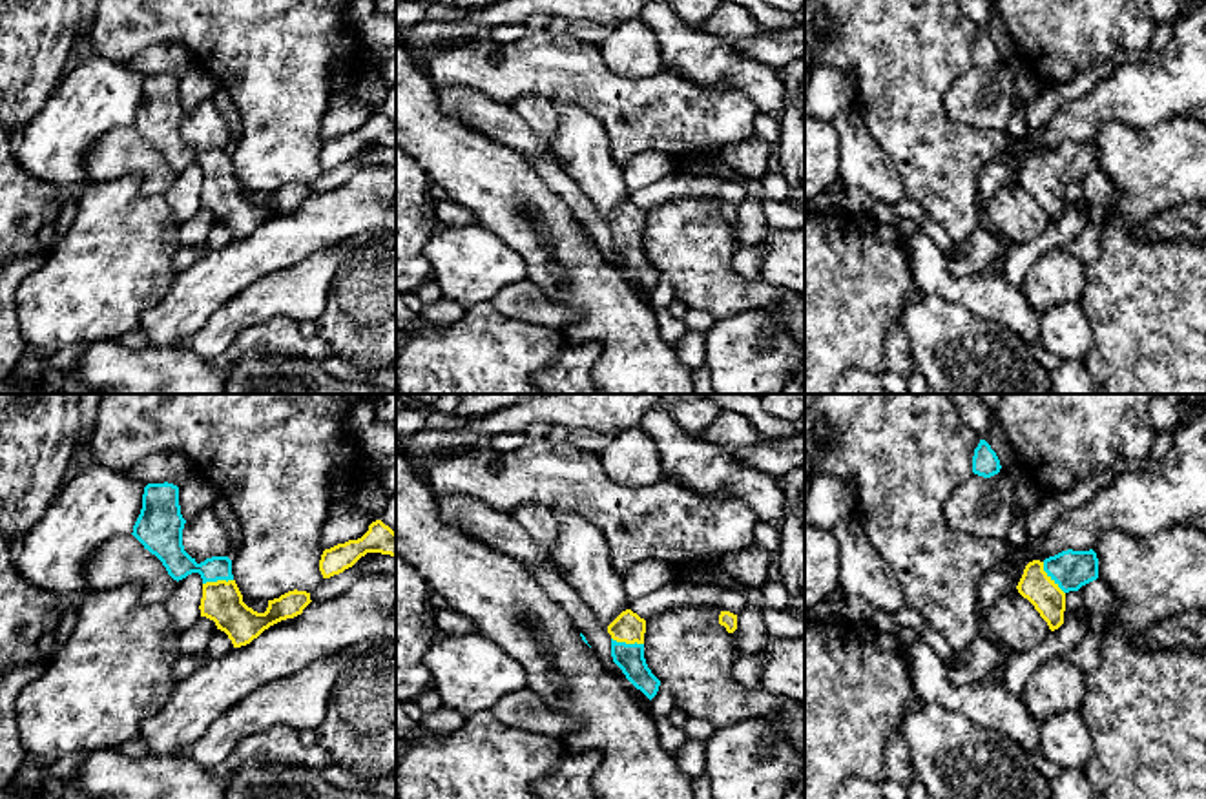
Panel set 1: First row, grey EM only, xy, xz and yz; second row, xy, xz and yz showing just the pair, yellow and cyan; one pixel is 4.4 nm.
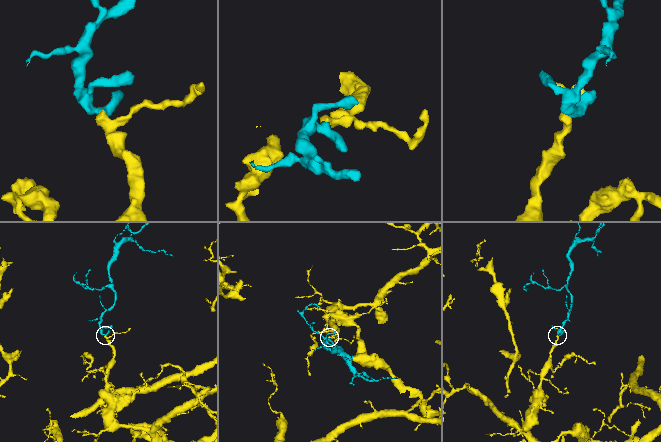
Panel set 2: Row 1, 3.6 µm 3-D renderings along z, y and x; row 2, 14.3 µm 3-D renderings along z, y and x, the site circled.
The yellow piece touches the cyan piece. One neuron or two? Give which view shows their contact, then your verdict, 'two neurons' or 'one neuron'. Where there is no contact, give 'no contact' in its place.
meets yellow in yz; one neuron

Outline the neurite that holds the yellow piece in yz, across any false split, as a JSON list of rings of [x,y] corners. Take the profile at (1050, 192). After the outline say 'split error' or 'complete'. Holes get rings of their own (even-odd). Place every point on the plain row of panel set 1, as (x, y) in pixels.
[[[1062,142],[1044,153],[1033,151],[1025,157],[1016,177],[1040,208],[1055,223],[1064,215],[1066,186],[1098,170],[1098,150],[1089,142]]]; split error

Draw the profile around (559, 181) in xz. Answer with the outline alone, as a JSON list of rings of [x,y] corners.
[[[551,155],[525,157],[525,161],[546,181],[547,188],[567,204],[575,221],[586,228],[604,259],[617,266],[628,283],[639,290],[640,297],[650,303],[651,292],[637,281],[613,254],[611,226],[608,224],[608,219],[595,210],[593,202],[582,192],[578,182],[564,170],[560,161]]]

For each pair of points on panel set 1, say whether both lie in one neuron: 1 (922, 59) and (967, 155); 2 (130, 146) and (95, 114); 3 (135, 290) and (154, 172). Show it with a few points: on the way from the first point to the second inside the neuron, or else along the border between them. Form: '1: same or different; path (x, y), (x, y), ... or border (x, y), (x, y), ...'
1: same; path (922, 83), (922, 110), (944, 132)
2: different; border (130, 124), (108, 130), (86, 154), (84, 163)
3: different; border (110, 179), (137, 176), (146, 194), (161, 196)

